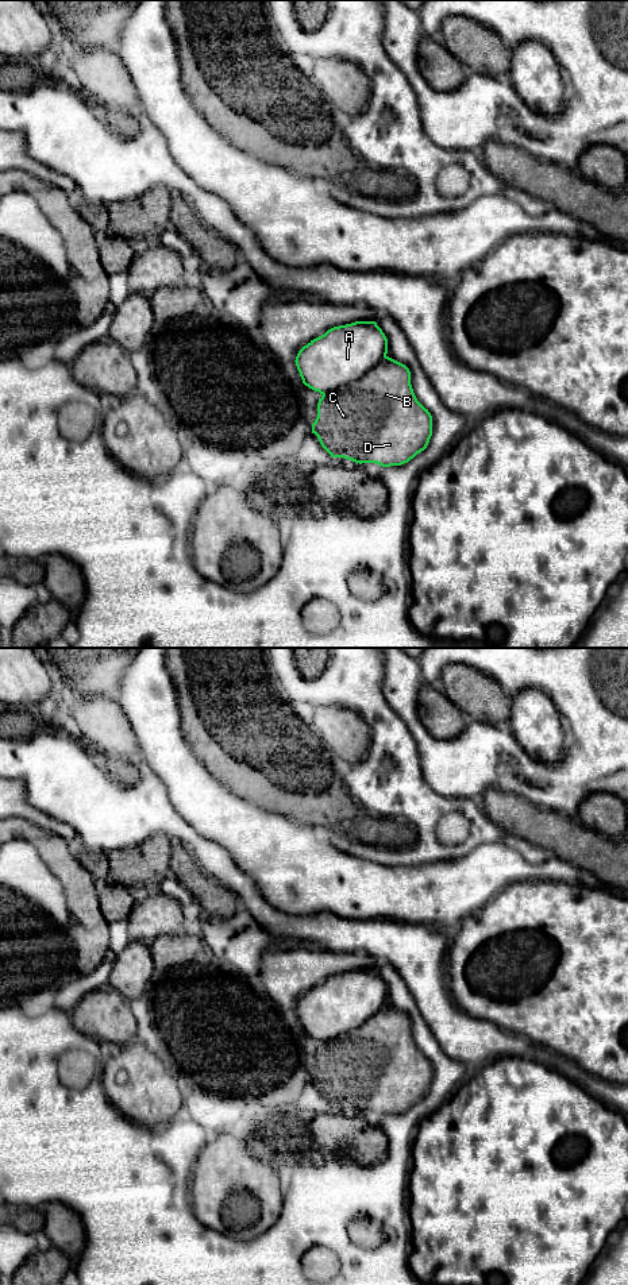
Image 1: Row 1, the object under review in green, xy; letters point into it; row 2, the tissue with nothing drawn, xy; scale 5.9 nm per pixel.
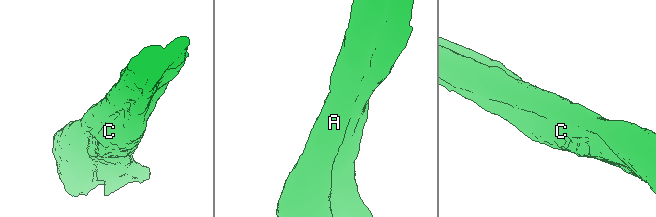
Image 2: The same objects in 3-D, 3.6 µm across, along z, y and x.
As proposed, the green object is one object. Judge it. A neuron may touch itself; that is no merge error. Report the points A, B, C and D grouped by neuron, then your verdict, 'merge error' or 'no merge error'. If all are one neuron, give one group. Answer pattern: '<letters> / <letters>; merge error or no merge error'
A / B C D; merge error

